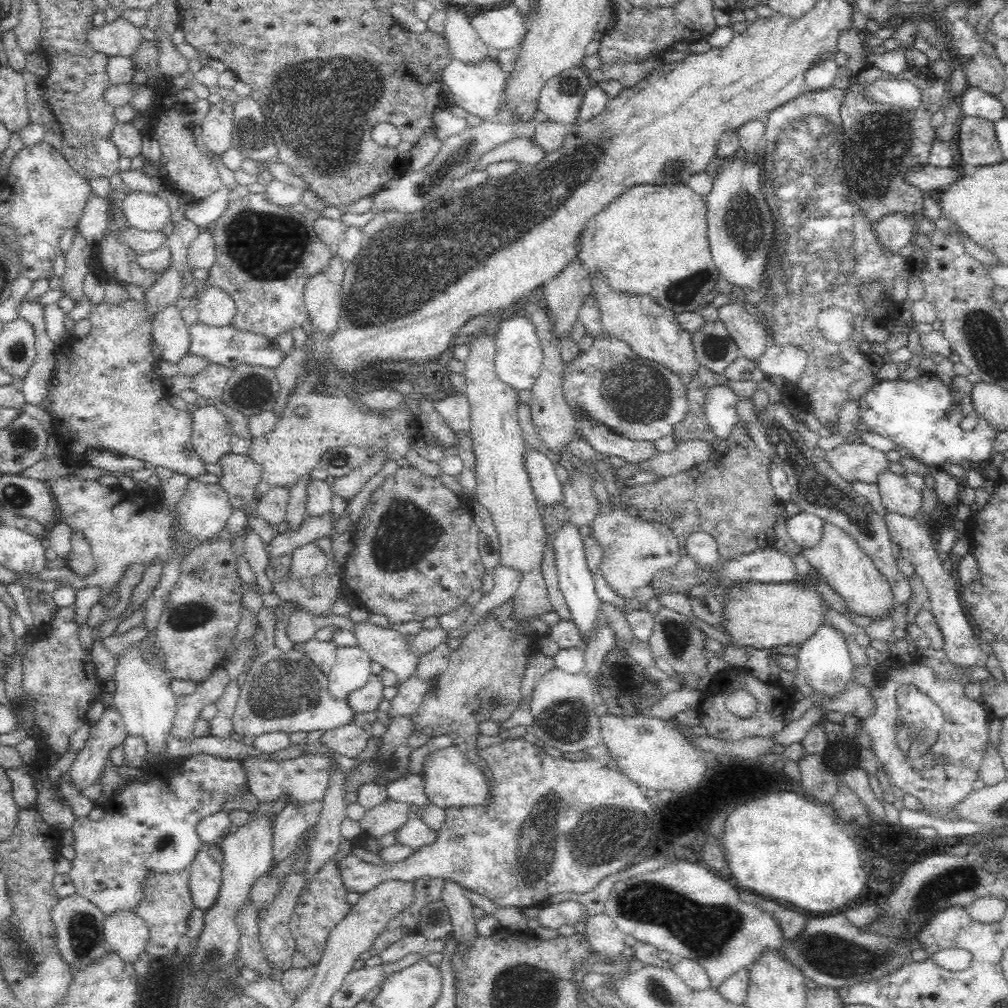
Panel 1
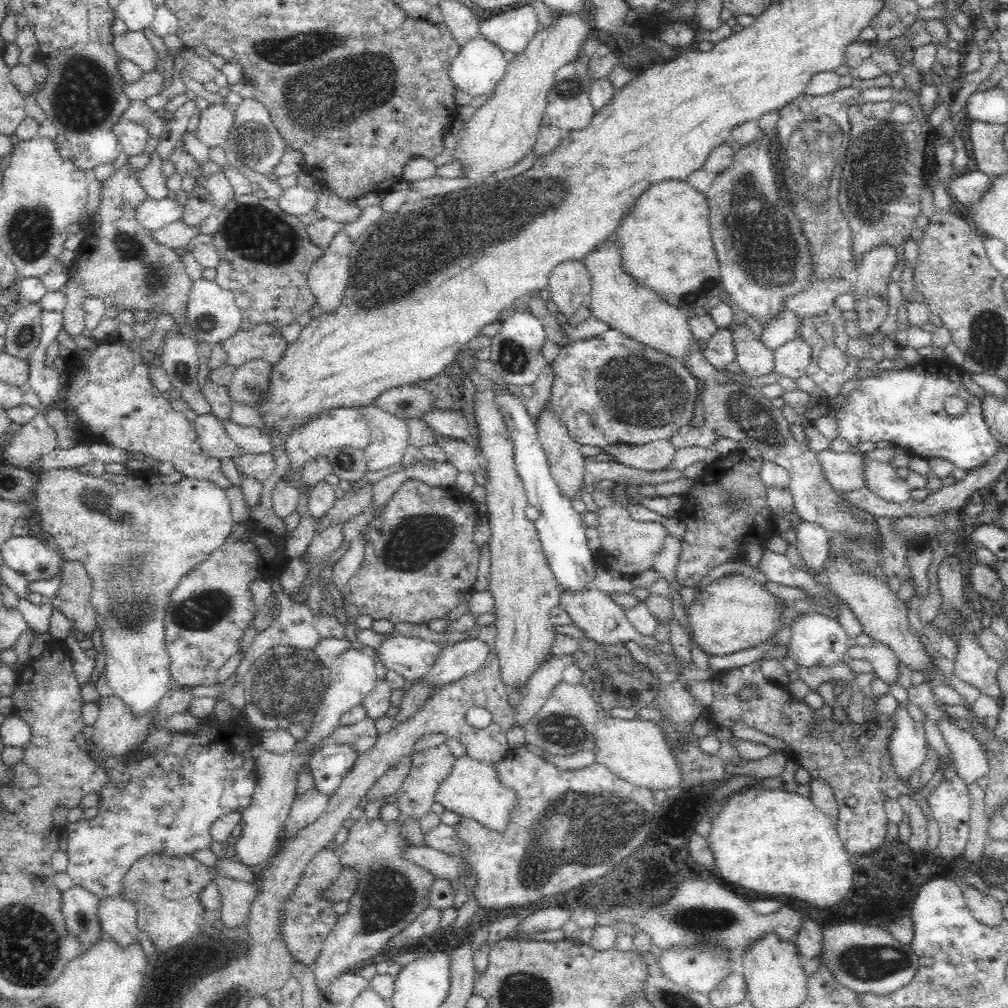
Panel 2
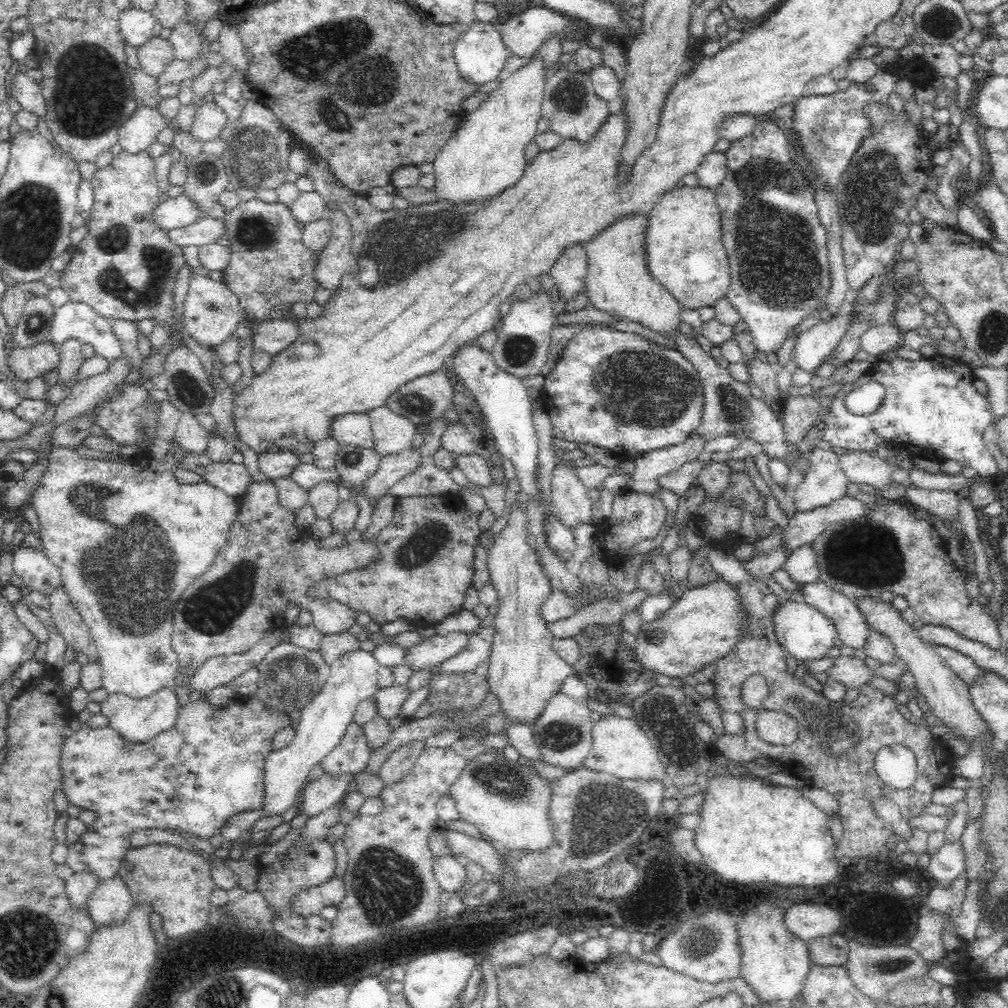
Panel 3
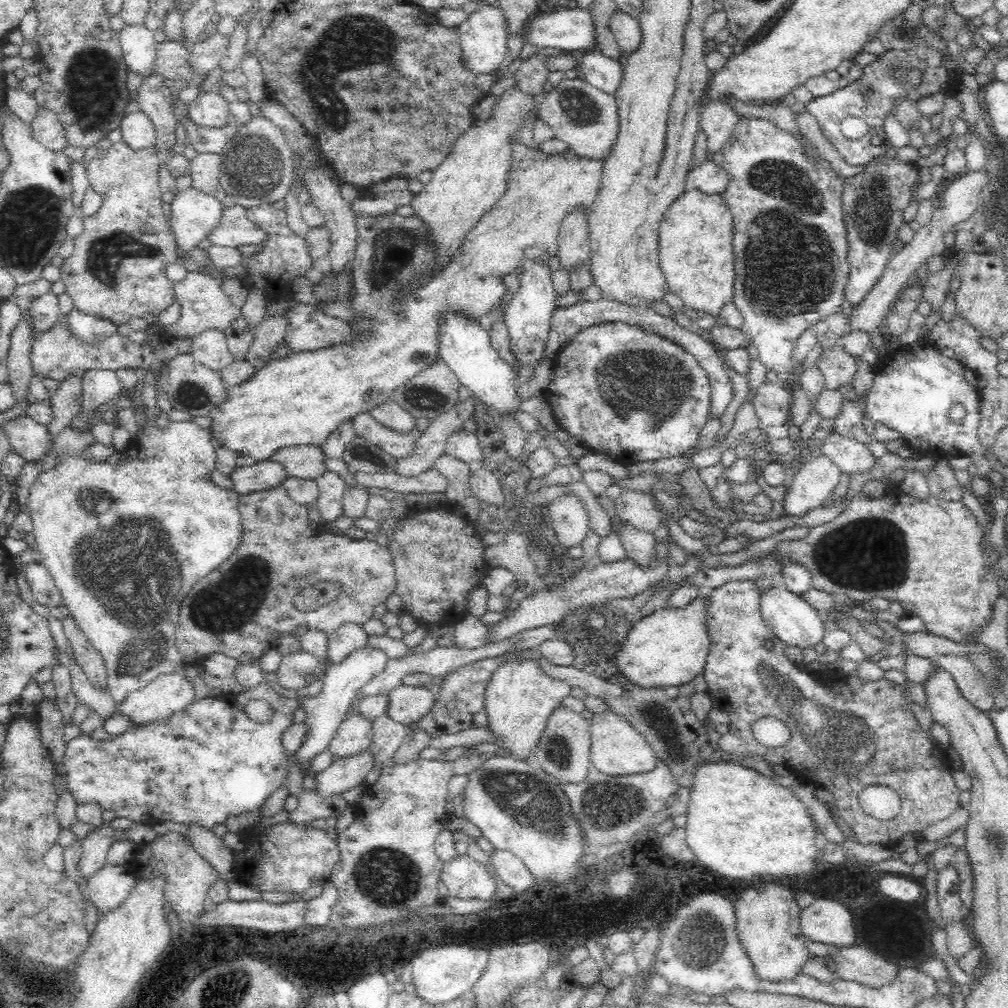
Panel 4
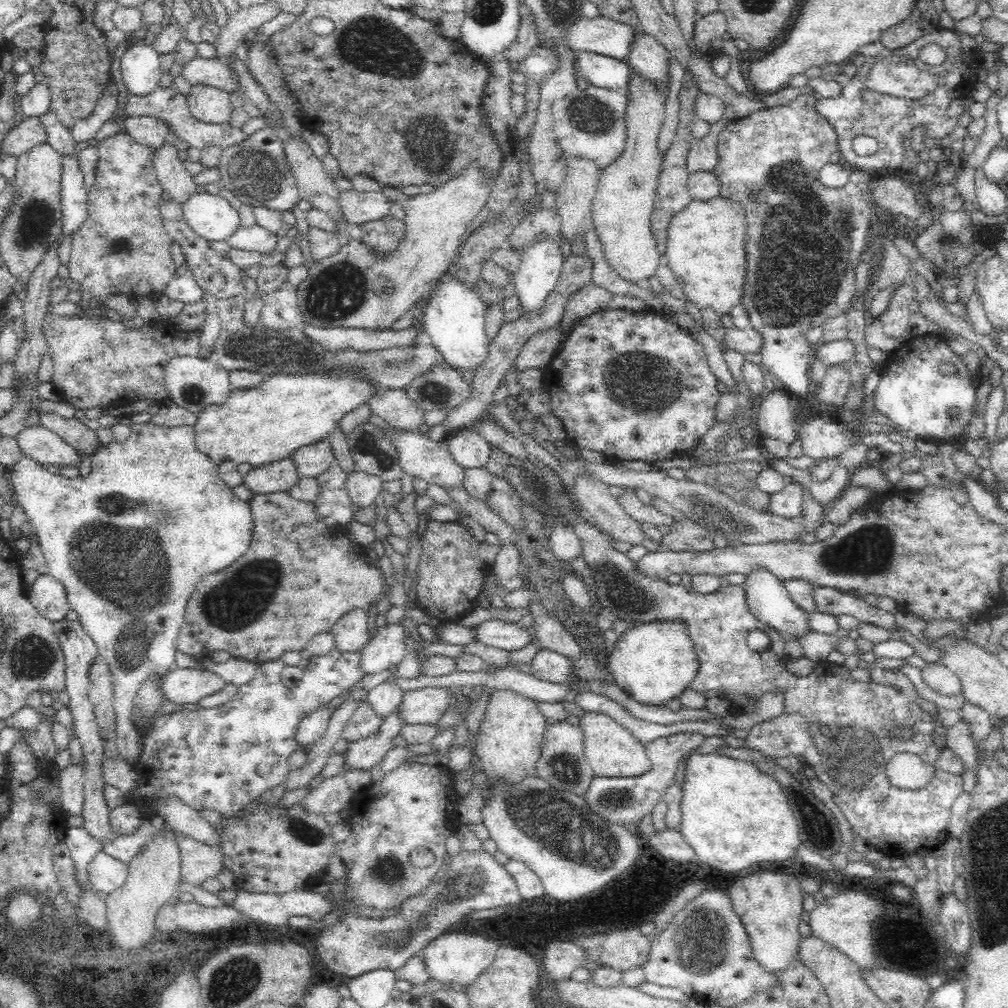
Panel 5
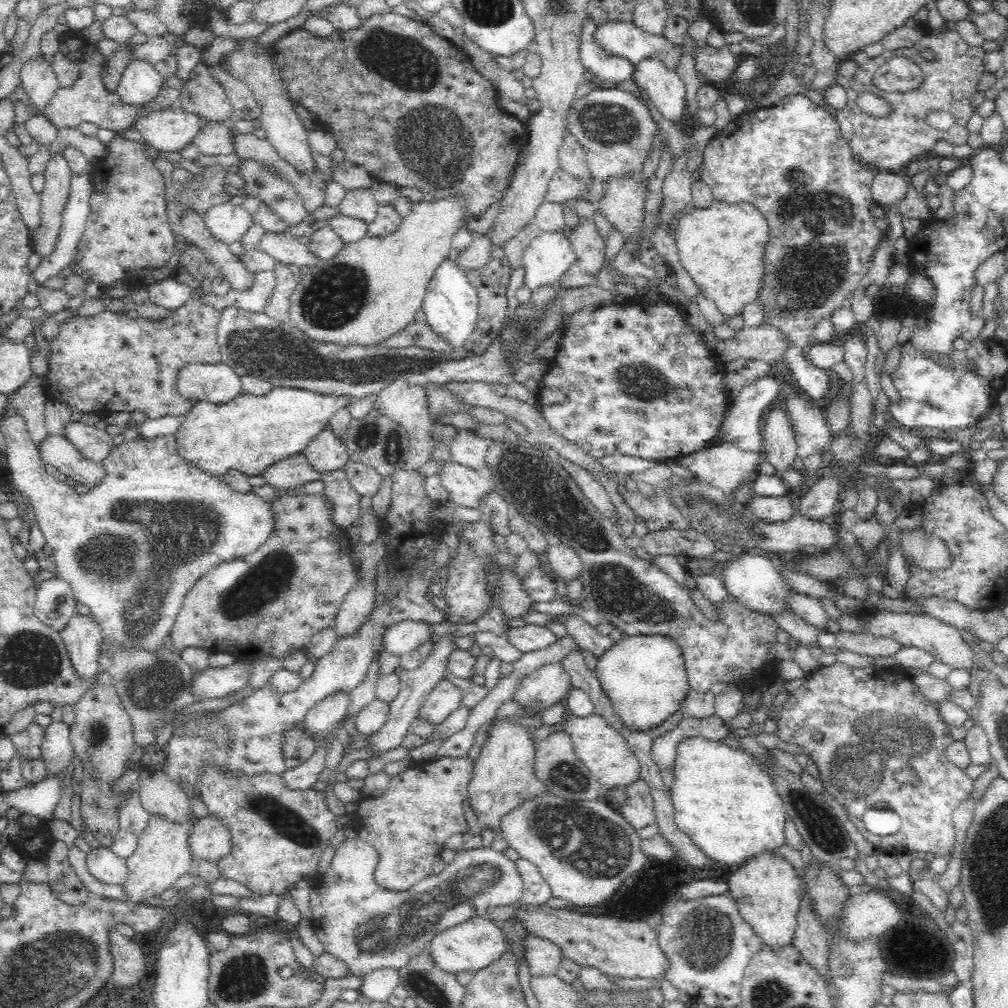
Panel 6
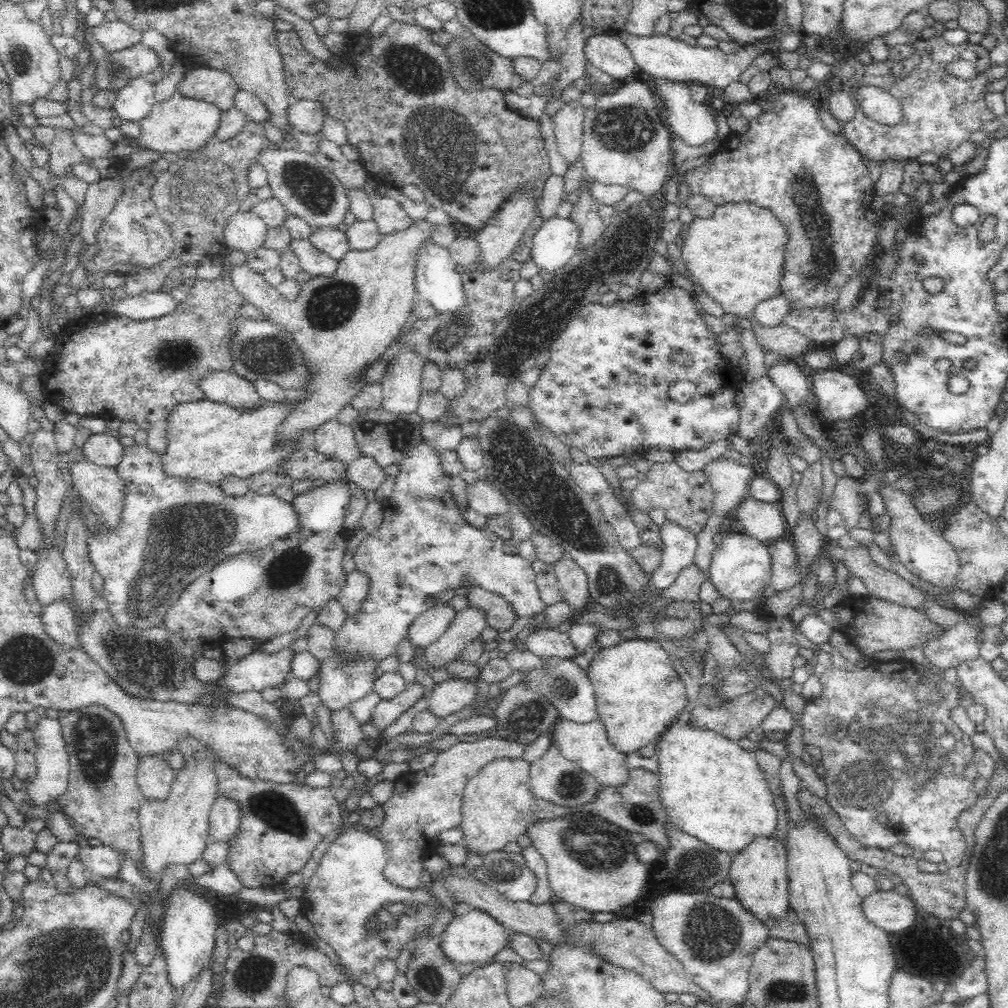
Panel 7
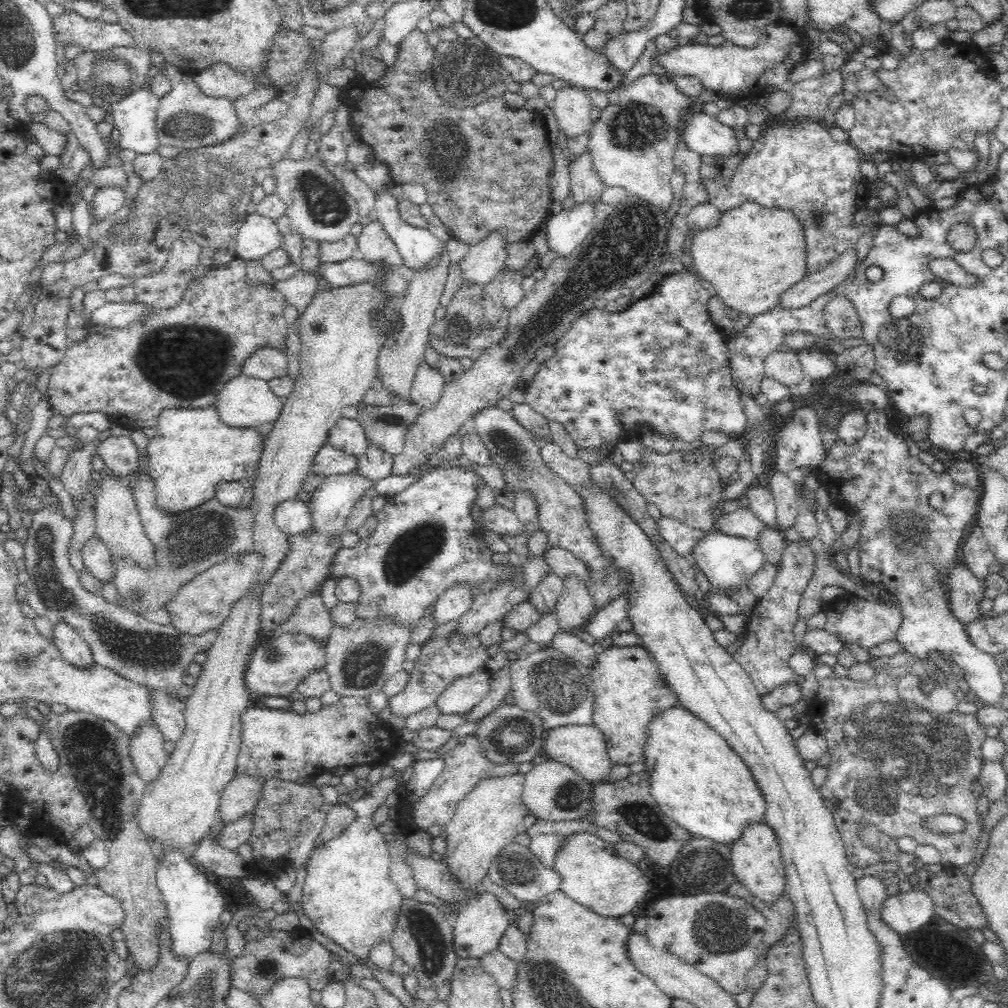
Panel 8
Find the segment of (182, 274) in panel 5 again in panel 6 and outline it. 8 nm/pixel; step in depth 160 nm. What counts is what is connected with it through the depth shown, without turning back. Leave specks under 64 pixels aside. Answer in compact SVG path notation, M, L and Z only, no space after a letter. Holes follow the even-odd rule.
M174 275L162 280L156 280L145 286L150 293L149 302L154 302L164 308L180 308L192 298L194 291L187 282L180 282Z

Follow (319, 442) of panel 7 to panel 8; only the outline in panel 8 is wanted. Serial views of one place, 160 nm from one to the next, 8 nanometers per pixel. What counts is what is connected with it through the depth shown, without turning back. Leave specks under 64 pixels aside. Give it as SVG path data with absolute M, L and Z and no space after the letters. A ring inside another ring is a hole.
M342 416L328 430L326 443L355 457L364 454L369 445L366 433L357 419L349 419Z

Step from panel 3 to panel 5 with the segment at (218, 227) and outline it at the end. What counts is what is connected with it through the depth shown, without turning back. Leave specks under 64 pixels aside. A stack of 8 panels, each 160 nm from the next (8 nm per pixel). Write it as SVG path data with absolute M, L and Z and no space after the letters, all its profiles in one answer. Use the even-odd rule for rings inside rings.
M240 223L225 241L230 247L247 250L248 252L256 251L265 253L272 252L274 246L277 245L278 240L279 237L273 232L262 228L257 224L246 226Z

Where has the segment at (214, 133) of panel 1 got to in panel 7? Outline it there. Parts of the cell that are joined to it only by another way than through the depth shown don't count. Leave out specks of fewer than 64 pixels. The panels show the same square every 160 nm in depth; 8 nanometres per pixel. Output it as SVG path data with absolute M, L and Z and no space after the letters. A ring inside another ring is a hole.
M194 66L186 71L177 92L183 98L206 101L220 109L220 112L233 106L234 96L239 92L233 77L224 71Z

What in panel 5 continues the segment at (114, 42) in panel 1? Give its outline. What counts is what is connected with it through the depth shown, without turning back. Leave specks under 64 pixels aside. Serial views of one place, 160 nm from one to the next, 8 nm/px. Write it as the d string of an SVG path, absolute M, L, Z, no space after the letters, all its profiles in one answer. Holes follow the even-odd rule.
M198 54L182 66L182 76L191 86L212 86L226 93L238 92L242 96L241 87L234 80L231 70L224 64L224 60L206 59Z

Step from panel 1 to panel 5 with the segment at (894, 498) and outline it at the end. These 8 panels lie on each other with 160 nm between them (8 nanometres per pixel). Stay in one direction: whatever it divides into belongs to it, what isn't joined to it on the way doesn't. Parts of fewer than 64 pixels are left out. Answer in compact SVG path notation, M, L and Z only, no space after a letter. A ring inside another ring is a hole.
M814 413L808 416L798 437L802 440L803 454L817 462L842 455L856 443L838 420Z

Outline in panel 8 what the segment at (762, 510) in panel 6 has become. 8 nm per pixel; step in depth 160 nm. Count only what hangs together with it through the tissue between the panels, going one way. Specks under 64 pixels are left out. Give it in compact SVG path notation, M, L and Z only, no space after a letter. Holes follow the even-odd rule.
M740 504L738 507L738 510L732 512L730 516L726 516L726 514L723 516L723 512L720 510L716 515L715 530L752 541L757 541L764 530L770 530L766 523L752 513L750 506Z

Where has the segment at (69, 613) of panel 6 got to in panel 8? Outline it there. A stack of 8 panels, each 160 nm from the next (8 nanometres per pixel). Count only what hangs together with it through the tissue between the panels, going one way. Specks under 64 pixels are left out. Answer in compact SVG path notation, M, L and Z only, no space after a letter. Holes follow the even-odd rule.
M59 621L50 628L54 630L52 640L63 659L79 668L90 668L93 654L89 644L78 635L78 632L64 621Z

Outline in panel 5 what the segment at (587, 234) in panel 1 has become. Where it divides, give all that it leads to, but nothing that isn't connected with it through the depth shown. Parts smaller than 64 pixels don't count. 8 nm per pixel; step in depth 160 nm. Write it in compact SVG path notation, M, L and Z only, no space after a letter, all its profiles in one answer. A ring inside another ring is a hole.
M715 196L708 200L692 198L680 212L670 218L666 232L666 244L663 263L672 270L674 276L682 287L686 300L699 308L713 308L721 317L729 314L730 308L741 303L744 287L744 264L746 264L746 251L744 251L744 236L746 236L746 214L740 203L723 196Z

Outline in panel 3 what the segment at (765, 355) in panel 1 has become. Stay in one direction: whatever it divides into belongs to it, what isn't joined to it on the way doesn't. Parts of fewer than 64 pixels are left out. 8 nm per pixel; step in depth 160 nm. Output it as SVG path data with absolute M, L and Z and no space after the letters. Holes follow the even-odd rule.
M844 309L835 319L822 320L798 334L790 353L790 359L796 363L796 368L814 373L832 348L837 346L840 338L846 334L848 320L849 309Z

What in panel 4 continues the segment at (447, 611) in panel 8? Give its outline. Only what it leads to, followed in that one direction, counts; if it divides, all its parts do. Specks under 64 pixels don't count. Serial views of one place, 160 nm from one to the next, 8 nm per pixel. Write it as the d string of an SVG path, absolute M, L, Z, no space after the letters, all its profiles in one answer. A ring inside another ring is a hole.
M366 645L345 656L344 660L340 660L338 664L330 666L330 669L324 674L323 688L320 693L311 697L298 696L296 698L300 701L299 708L304 710L303 722L306 723L306 732L304 732L300 748L296 748L296 752L290 752L286 756L287 777L292 766L308 771L310 761L321 752L328 750L339 726L350 716L347 712L356 695L369 680L384 670L387 660L388 657L384 651Z

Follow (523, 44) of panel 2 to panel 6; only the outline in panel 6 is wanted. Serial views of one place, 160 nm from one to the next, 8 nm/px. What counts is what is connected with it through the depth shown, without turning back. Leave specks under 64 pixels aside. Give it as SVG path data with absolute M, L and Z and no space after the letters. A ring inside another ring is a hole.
M633 22L600 24L593 33L593 40L611 56L620 56L634 65L644 58L654 57L672 71L678 67L683 52L681 46L670 45L663 35L652 35Z

